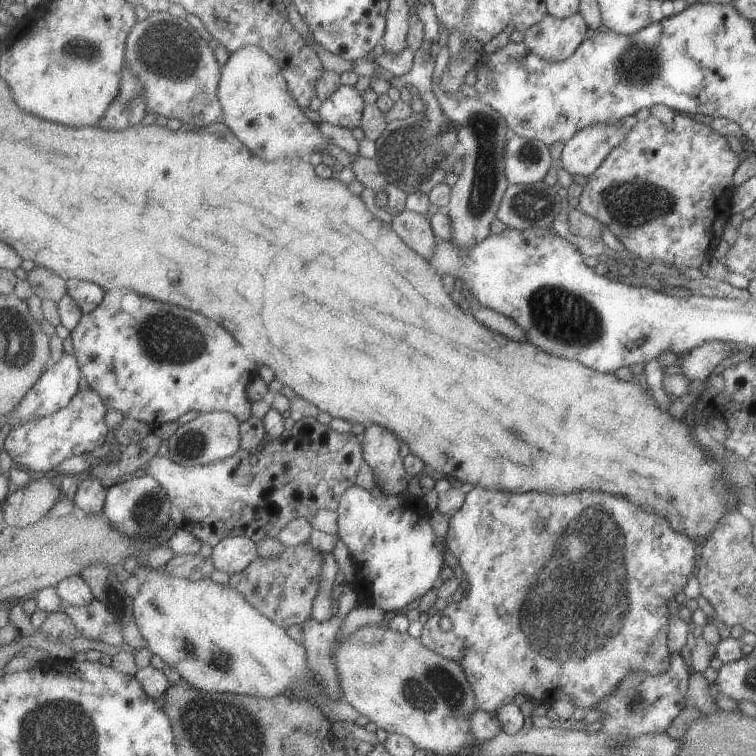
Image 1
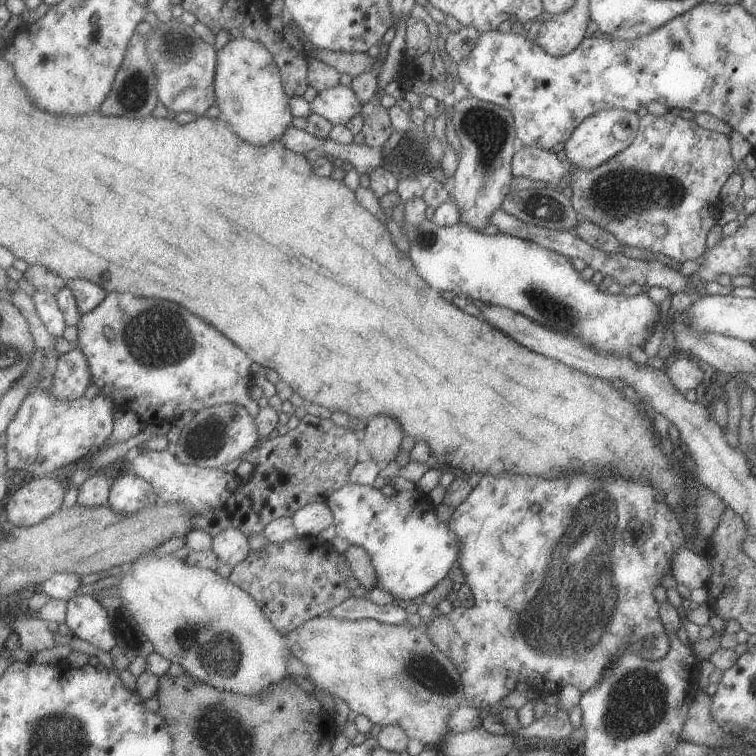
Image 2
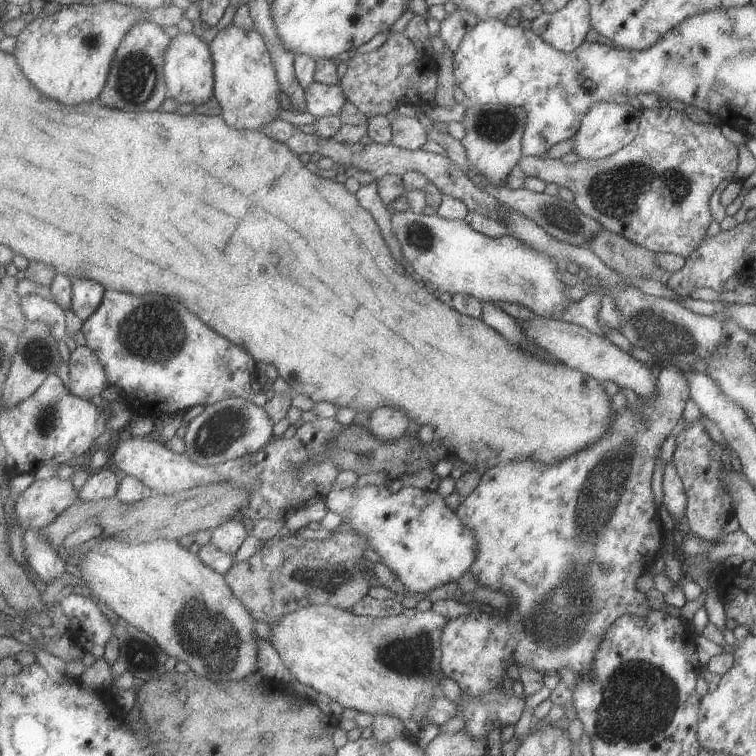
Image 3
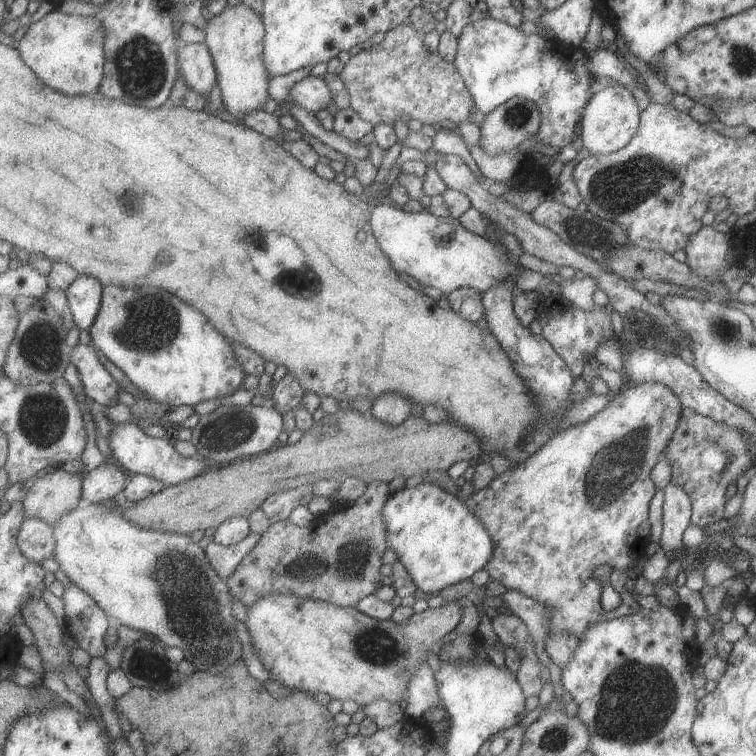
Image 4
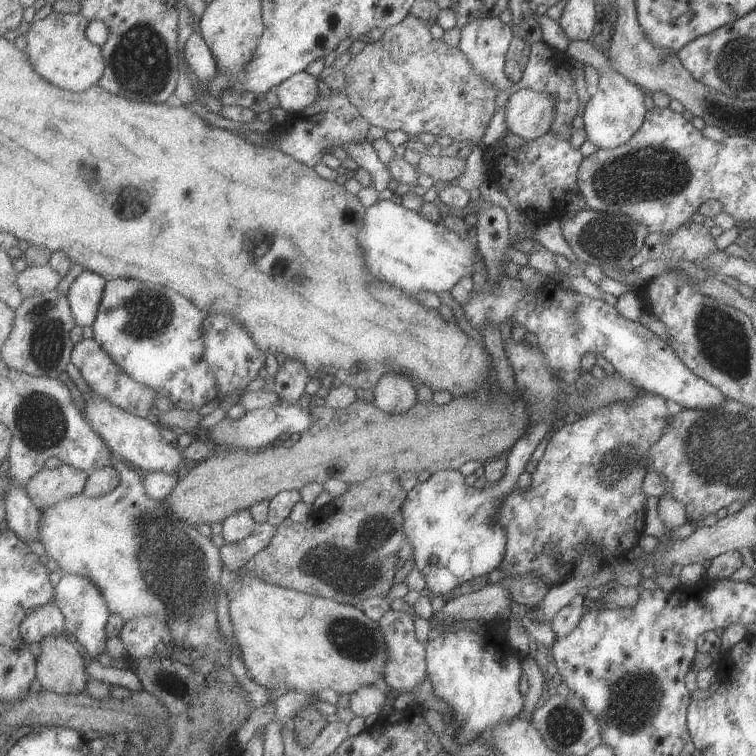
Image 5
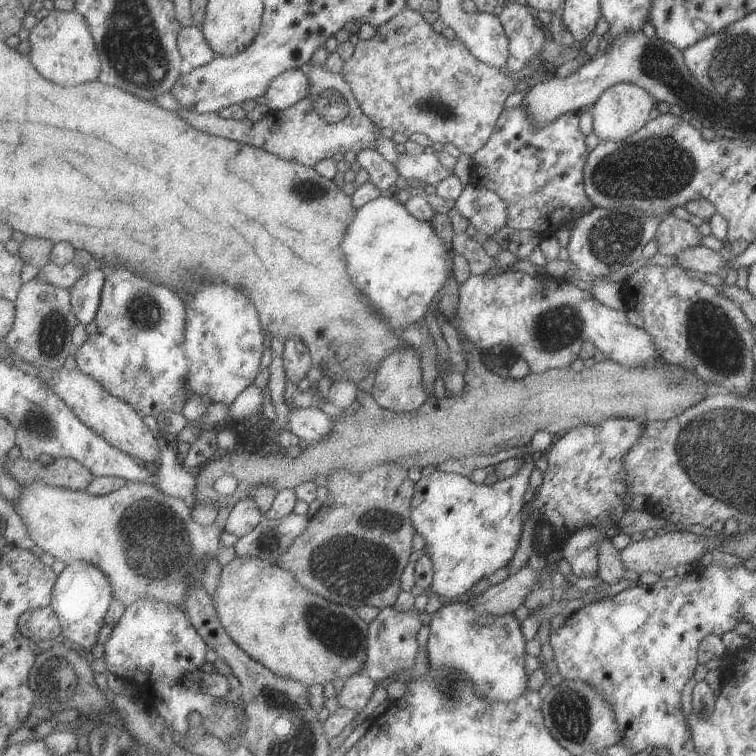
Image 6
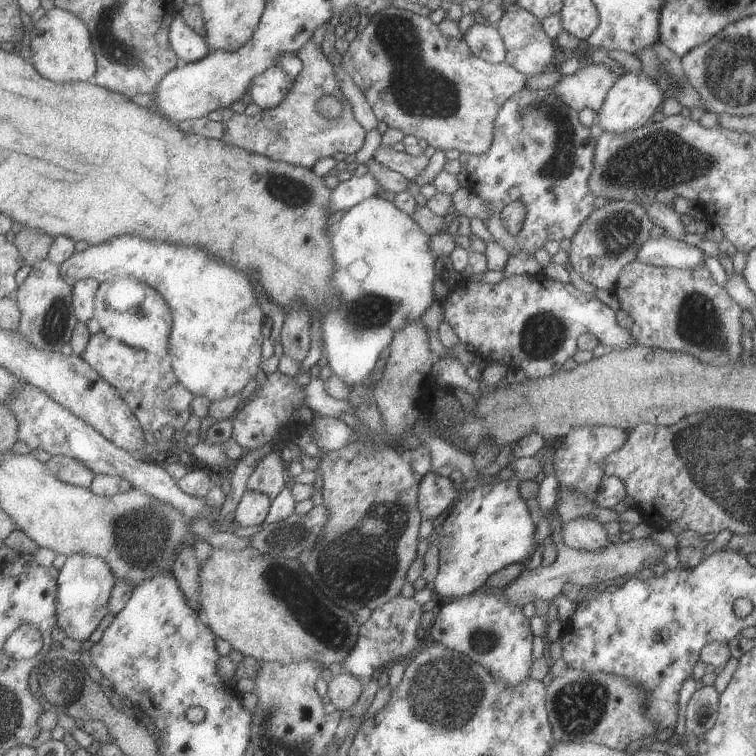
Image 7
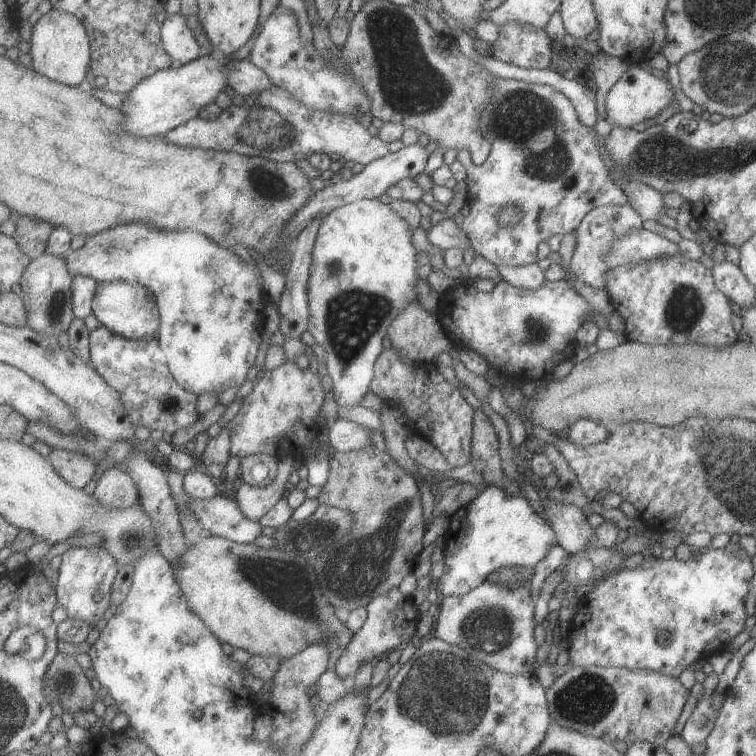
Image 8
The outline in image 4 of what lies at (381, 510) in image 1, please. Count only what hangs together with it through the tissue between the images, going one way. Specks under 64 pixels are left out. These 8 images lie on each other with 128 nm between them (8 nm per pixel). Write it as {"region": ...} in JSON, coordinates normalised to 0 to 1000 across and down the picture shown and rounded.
{"region":[[[561,638],[532,646],[509,665],[513,725],[524,731],[553,778],[563,786],[618,767],[649,739],[655,725],[642,694],[615,663],[581,643]]]}

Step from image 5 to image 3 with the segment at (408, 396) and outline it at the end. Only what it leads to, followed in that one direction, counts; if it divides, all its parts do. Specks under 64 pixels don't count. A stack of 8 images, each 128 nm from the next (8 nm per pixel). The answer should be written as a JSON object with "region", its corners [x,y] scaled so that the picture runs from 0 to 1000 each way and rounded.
{"region":[[[501,538],[491,545],[488,569],[505,583],[521,583],[533,579],[541,566],[540,548],[520,538]]]}

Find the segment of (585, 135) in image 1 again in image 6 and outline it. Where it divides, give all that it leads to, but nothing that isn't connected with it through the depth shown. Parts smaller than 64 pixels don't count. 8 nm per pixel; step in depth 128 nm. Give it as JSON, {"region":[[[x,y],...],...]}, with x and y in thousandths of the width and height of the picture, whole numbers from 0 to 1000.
{"region":[[[813,110],[800,116],[790,132],[779,140],[783,153],[783,175],[792,185],[824,185],[845,172],[866,149],[866,134],[848,115],[835,110]]]}

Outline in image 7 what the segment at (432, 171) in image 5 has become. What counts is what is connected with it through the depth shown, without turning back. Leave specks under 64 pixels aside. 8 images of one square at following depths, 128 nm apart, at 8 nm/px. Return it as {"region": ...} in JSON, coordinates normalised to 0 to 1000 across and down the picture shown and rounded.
{"region":[[[507,192],[497,197],[493,206],[509,220],[533,229],[542,239],[554,235],[565,225],[565,220],[570,214],[570,208],[562,206],[561,202],[557,206],[549,206],[536,198],[528,201],[522,200],[520,194]]]}

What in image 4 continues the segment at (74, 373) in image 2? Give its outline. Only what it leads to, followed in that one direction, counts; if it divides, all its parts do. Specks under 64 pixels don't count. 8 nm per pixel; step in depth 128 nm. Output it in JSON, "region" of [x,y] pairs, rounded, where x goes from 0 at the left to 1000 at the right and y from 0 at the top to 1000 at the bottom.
{"region":[[[102,456],[97,462],[94,478],[106,495],[106,505],[118,529],[139,538],[155,533],[155,524],[161,513],[147,497],[147,492],[136,484],[123,458]]]}

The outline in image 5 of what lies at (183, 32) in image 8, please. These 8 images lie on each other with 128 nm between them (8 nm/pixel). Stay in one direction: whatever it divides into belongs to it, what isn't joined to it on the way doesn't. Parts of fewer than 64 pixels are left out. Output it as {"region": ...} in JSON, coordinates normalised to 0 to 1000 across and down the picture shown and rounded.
{"region":[[[265,42],[255,44],[246,54],[243,77],[266,107],[276,110],[282,107],[291,95],[286,74]]]}

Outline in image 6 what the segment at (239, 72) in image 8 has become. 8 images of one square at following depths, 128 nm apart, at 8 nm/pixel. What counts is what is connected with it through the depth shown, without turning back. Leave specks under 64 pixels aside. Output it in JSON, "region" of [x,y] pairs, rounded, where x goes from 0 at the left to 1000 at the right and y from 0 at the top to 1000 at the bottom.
{"region":[[[401,91],[381,93],[357,111],[351,127],[358,147],[376,147],[406,130],[413,111]]]}

